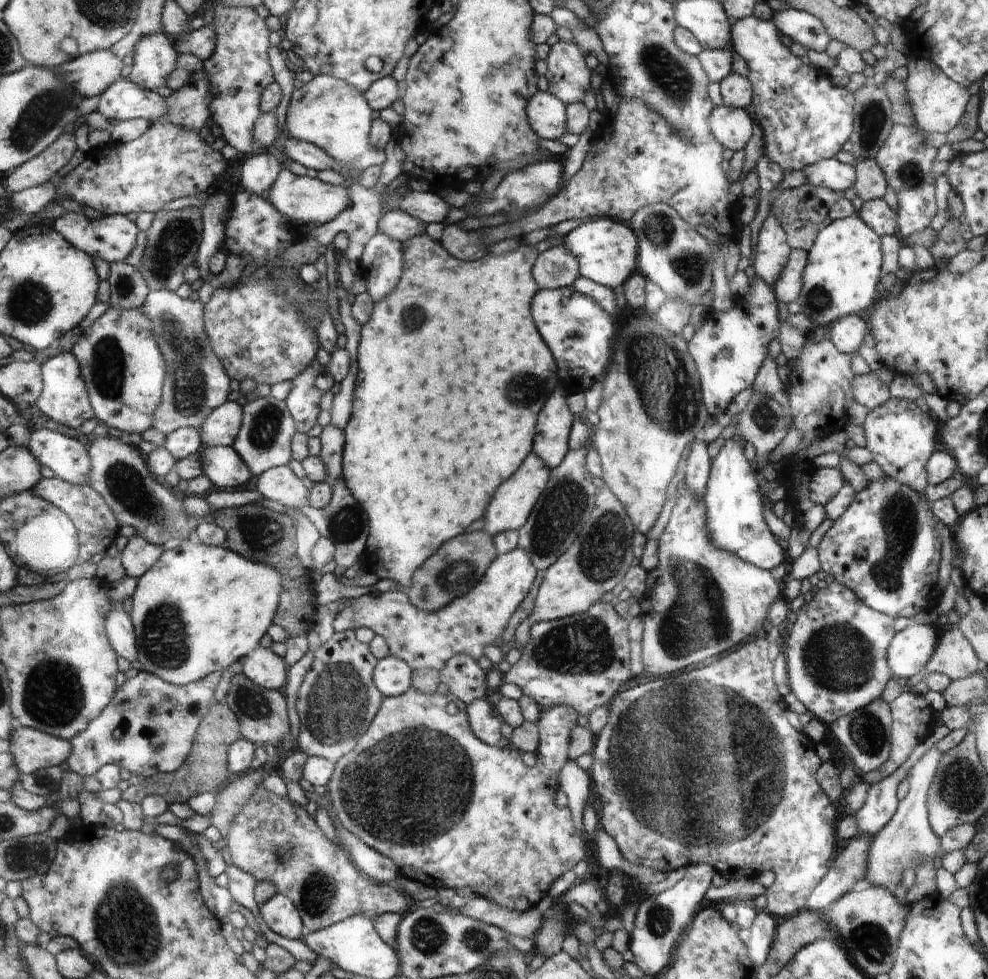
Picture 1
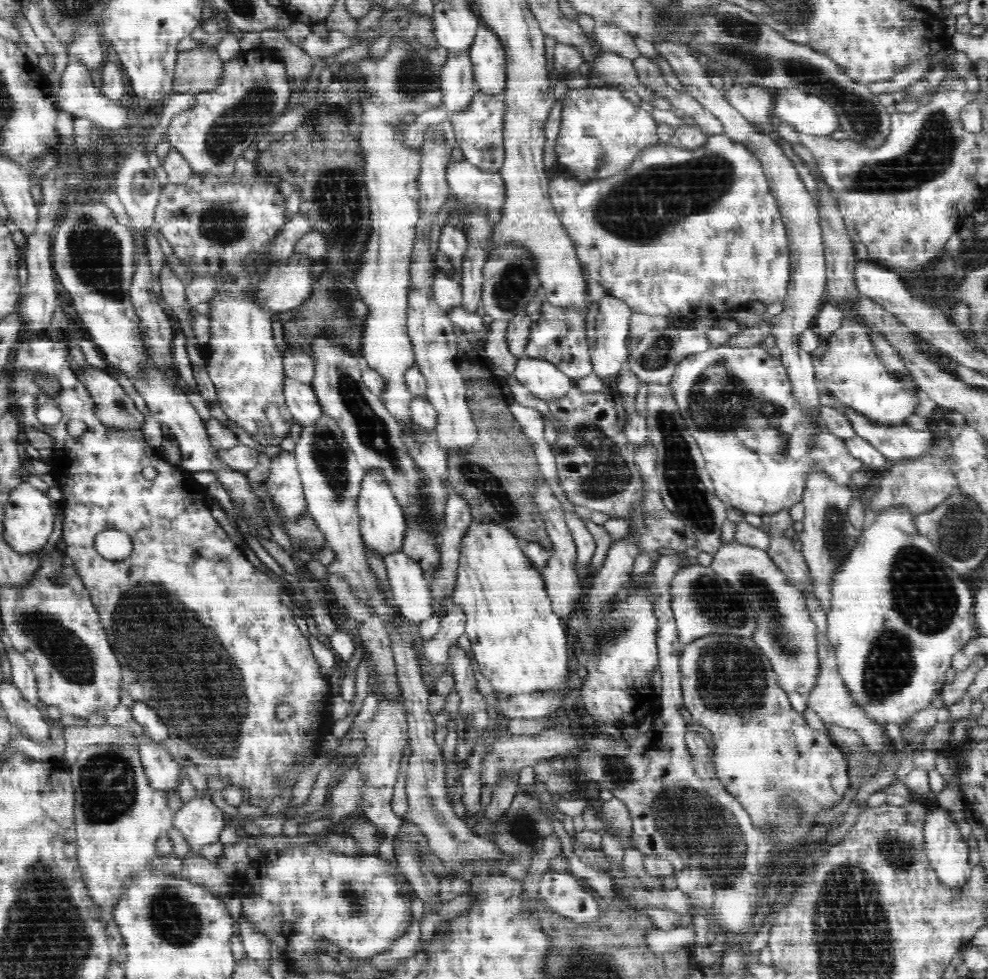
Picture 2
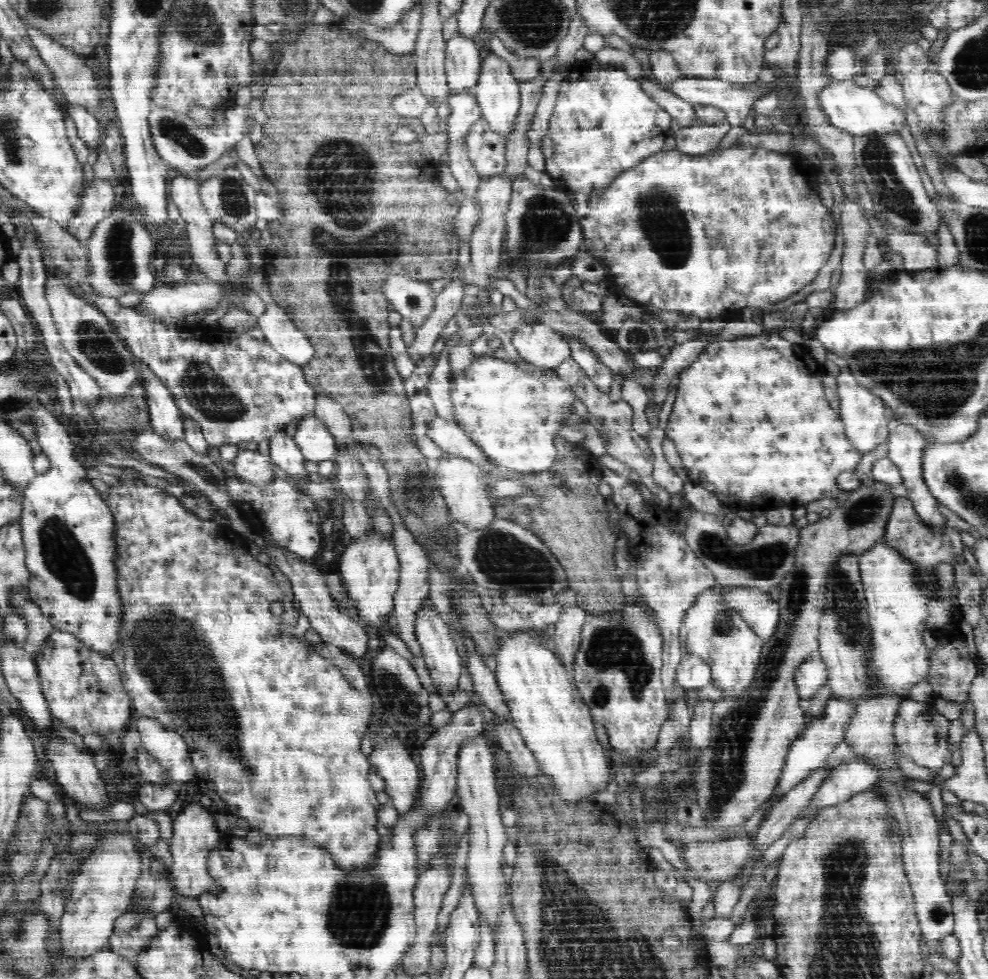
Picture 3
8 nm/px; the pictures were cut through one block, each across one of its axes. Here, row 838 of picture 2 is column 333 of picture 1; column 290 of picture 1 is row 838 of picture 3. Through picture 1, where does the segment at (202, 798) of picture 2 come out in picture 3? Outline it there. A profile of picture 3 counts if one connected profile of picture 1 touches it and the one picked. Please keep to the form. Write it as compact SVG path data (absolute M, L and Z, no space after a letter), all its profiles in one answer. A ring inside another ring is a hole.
M192 803L176 814L173 820L173 837L169 845L173 858L172 873L175 880L175 888L182 896L199 897L201 894L213 890L213 878L208 872L207 855L210 850L214 850L219 836L224 834L216 827L214 815L210 815L208 809L205 809L198 803Z

